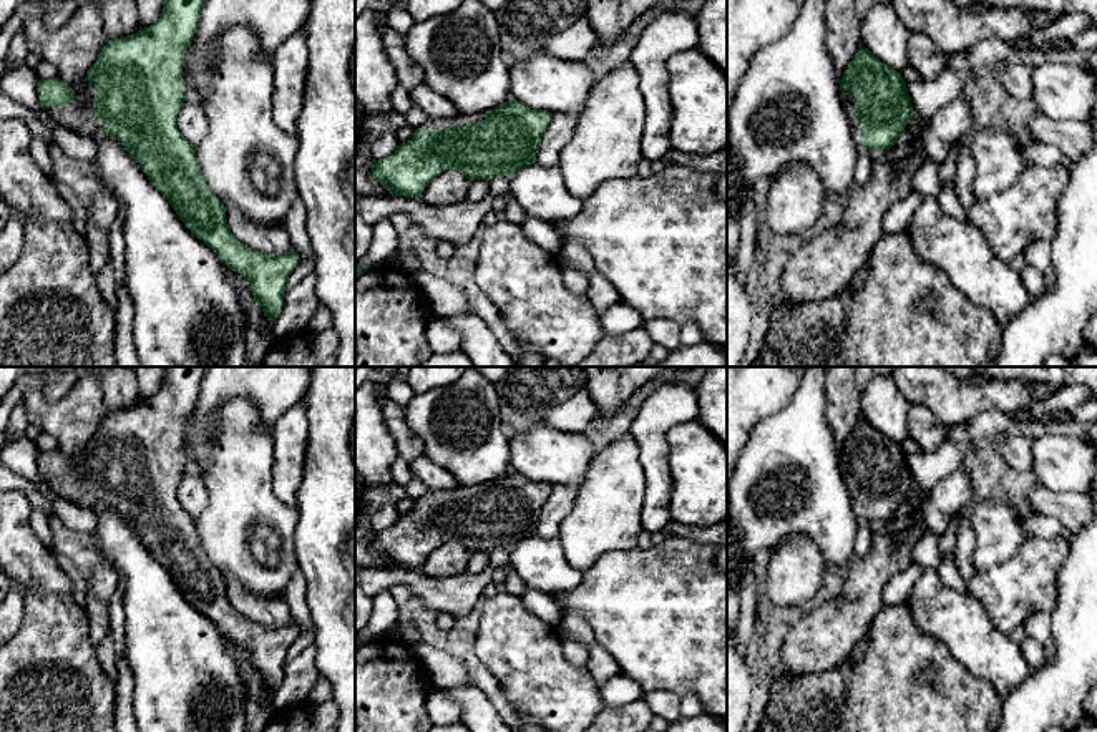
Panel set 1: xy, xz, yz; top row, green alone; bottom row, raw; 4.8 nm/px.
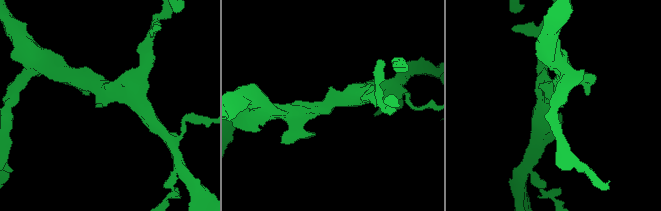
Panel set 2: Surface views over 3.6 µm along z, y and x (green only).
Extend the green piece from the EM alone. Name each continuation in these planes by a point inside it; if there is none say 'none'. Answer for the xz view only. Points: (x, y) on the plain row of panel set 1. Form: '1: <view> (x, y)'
1: xz (442, 495)

